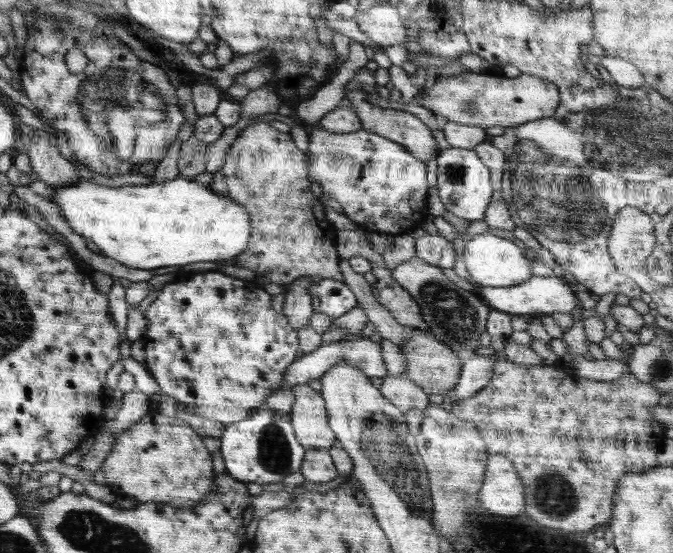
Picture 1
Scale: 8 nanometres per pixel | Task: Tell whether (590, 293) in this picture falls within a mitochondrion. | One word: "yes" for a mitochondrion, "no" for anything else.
no

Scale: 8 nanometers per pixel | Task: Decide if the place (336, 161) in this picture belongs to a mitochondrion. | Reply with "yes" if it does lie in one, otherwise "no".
yes

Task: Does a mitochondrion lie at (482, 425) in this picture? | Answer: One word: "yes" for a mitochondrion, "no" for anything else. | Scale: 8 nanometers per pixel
no

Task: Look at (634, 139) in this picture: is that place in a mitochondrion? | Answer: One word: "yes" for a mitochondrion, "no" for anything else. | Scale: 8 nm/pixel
yes

